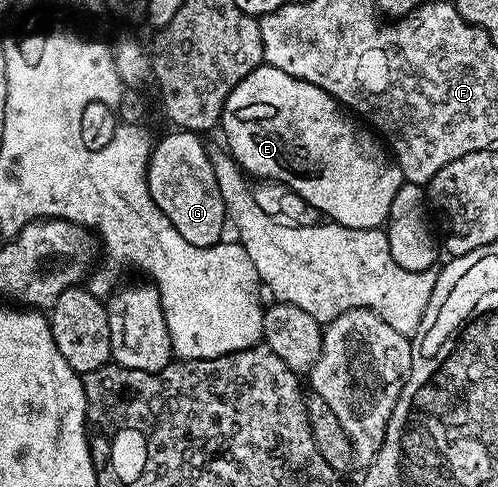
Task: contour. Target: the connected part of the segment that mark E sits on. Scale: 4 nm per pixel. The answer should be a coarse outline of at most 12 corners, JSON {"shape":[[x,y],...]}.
{"shape":[[263,62],[219,128],[250,177],[381,228],[401,167],[319,86]]}

